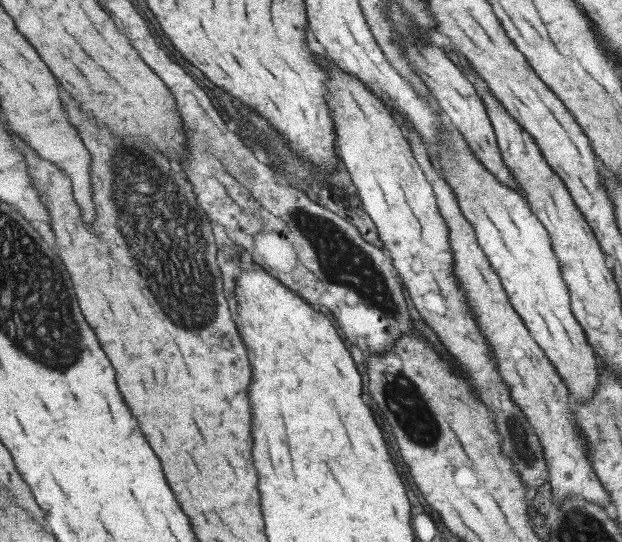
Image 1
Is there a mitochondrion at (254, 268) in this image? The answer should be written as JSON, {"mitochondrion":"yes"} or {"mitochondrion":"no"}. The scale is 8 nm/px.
{"mitochondrion":"no"}

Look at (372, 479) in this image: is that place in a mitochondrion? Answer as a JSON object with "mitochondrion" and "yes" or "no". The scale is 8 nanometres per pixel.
{"mitochondrion":"no"}

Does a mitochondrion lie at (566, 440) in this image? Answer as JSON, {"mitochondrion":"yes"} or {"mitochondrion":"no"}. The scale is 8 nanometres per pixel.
{"mitochondrion":"no"}

